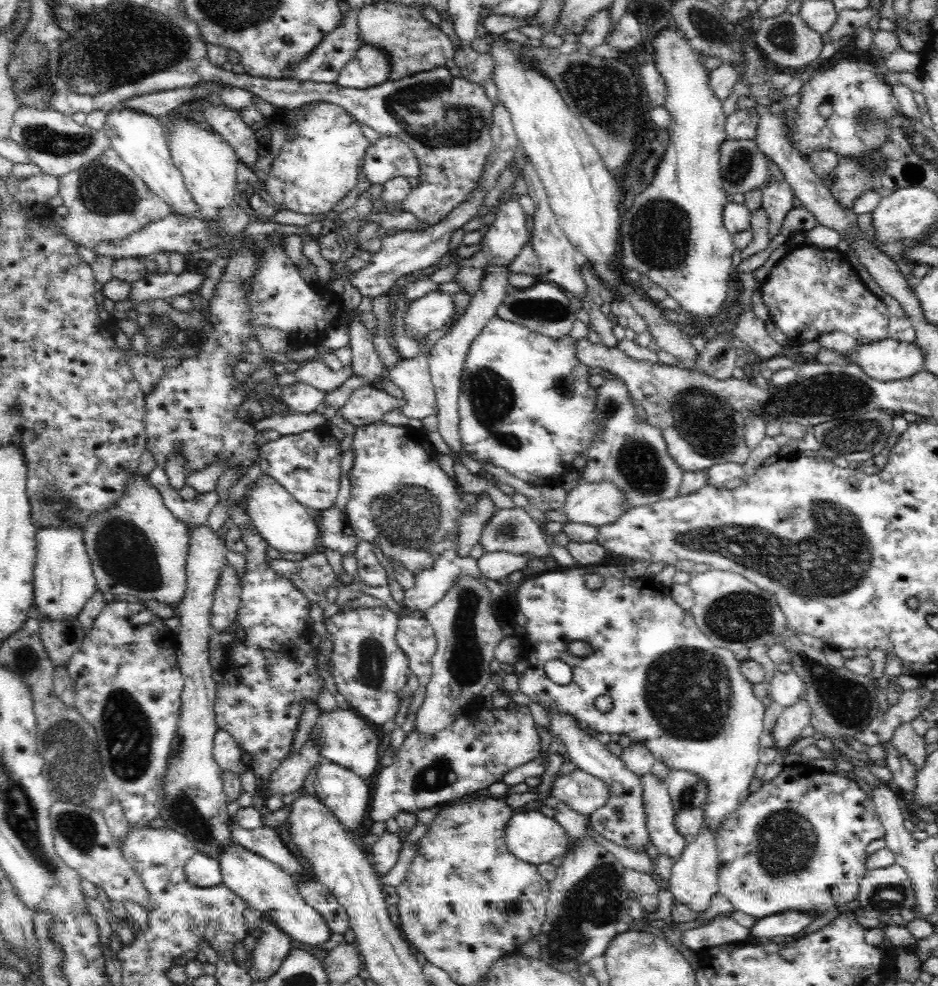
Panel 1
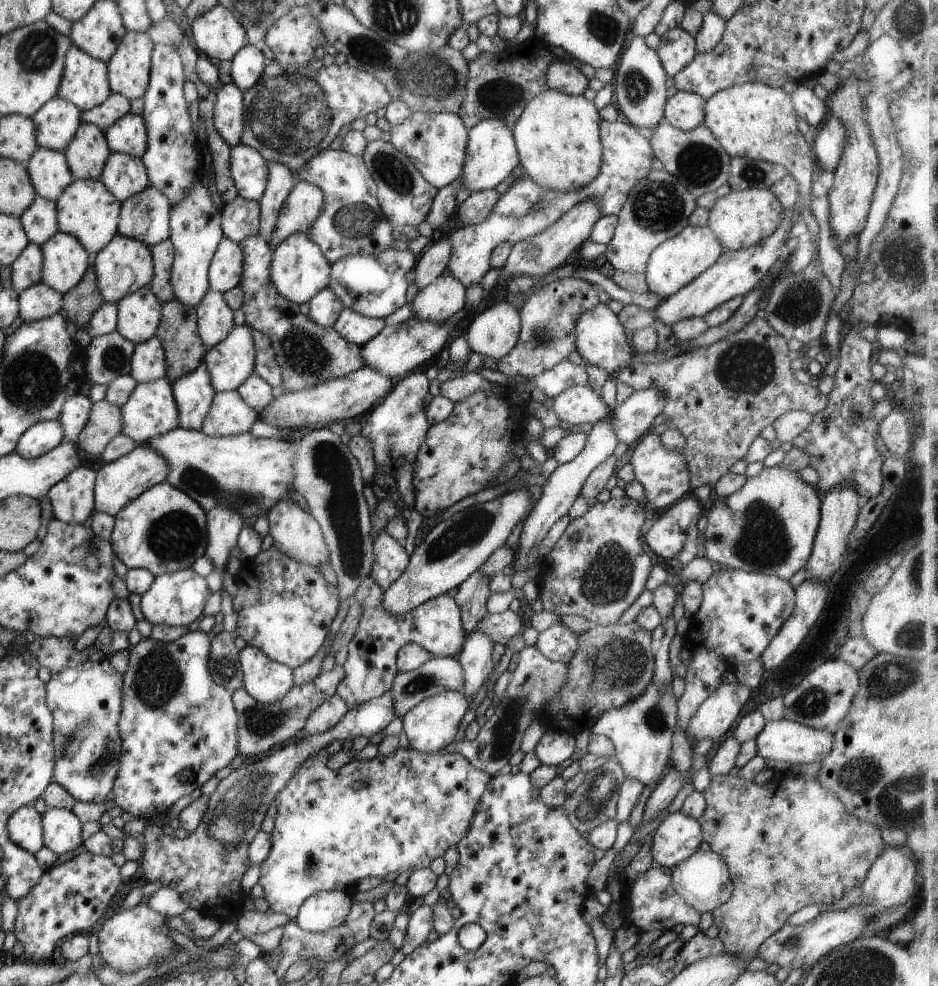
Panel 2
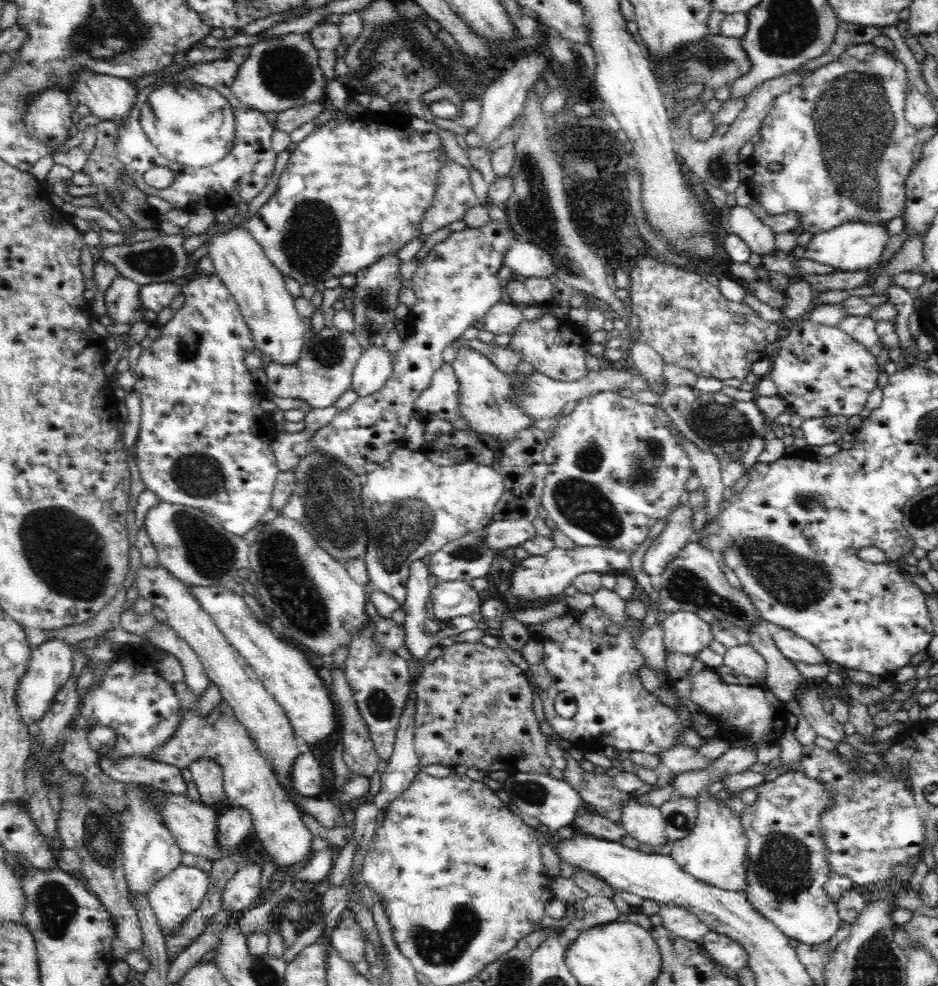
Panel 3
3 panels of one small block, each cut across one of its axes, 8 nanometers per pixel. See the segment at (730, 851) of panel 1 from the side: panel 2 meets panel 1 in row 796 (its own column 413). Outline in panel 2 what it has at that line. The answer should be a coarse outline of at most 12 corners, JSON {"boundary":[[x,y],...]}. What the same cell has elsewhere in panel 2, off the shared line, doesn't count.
{"boundary":[[457,752],[327,768],[273,802],[258,884],[315,892],[429,867],[490,780]]}

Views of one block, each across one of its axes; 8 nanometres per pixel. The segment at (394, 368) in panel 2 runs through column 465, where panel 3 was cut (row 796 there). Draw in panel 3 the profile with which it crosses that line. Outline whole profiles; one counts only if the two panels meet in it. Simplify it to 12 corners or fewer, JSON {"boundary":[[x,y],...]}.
{"boundary":[[302,748],[290,768],[290,787],[318,799],[325,790],[312,750]]}

